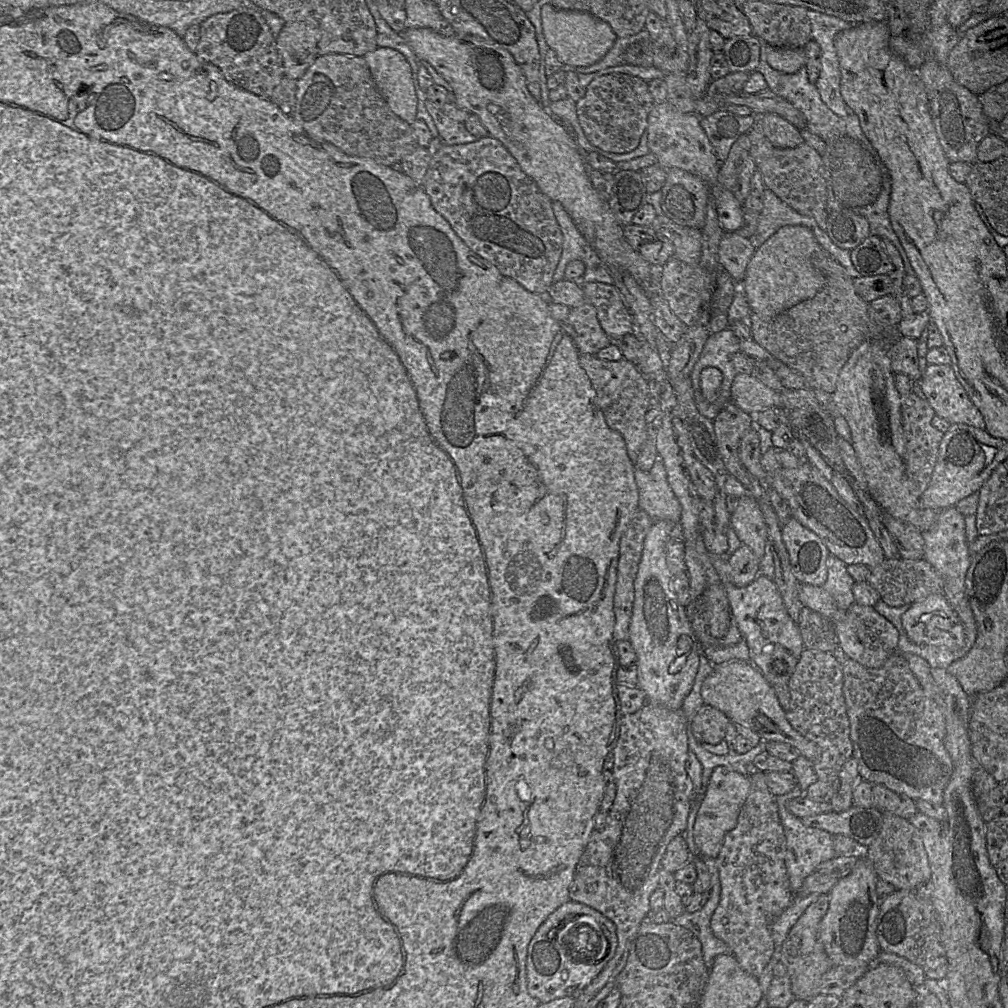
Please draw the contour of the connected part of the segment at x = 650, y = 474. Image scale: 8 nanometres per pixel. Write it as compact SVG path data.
M658 459L647 472L635 470L635 483L639 509L647 512L652 521L664 520L676 525L676 536L673 538L682 538L681 505L668 484L663 463Z

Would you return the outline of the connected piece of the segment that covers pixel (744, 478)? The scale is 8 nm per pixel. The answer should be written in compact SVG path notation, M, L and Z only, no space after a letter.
M728 403L713 419L718 451L727 472L747 490L757 503L766 498L768 487L754 478L742 465L739 446L744 434L754 426L754 417Z

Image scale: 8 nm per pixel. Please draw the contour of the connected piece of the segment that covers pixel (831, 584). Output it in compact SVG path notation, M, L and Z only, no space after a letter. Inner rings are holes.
M829 554L827 565L827 580L822 587L832 596L837 607L846 611L855 602L852 592L855 581L847 571L847 565L836 556Z

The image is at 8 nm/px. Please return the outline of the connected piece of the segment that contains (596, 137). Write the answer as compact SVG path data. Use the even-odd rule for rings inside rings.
M613 73L598 77L589 83L584 97L576 102L576 112L580 127L592 146L605 152L624 154L638 147L641 136L647 131L648 115L654 104L648 82L628 74Z

